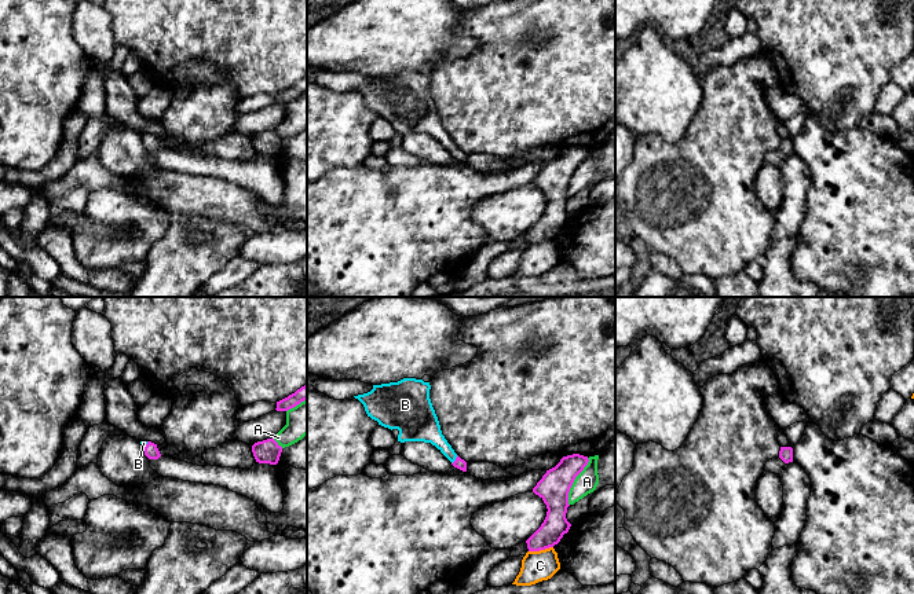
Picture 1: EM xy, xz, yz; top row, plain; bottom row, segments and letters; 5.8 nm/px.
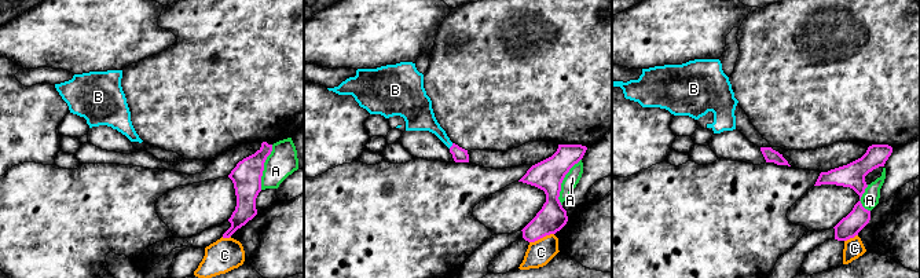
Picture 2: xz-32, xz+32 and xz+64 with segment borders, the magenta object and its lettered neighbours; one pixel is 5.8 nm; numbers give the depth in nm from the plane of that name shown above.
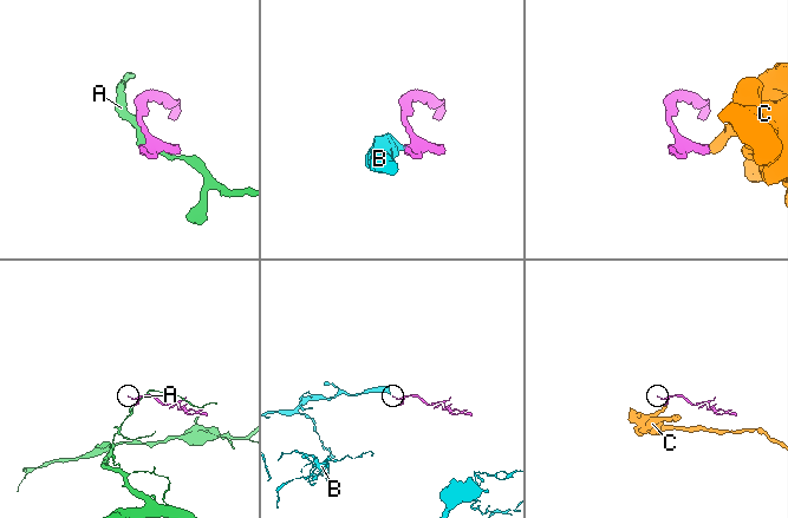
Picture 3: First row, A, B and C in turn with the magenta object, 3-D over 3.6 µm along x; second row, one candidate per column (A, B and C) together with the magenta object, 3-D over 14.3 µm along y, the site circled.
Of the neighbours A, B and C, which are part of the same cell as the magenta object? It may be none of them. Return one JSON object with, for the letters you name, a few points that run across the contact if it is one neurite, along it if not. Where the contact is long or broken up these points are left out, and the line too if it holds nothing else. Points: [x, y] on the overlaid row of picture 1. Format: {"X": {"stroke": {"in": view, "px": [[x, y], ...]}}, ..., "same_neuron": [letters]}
{"B": {"stroke": {"in": "xz", "px": [[460, 464], [456, 459], [427, 428]]}}, "same_neuron": ["B"]}

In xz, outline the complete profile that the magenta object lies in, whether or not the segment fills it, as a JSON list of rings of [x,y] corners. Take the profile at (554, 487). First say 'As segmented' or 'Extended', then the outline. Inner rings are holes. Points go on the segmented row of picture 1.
As segmented. [[[580,454],[563,456],[533,488],[533,492],[546,505],[548,512],[541,527],[526,540],[529,551],[553,547],[568,532],[571,527],[566,518],[570,506],[568,492],[588,462],[588,456]]]

